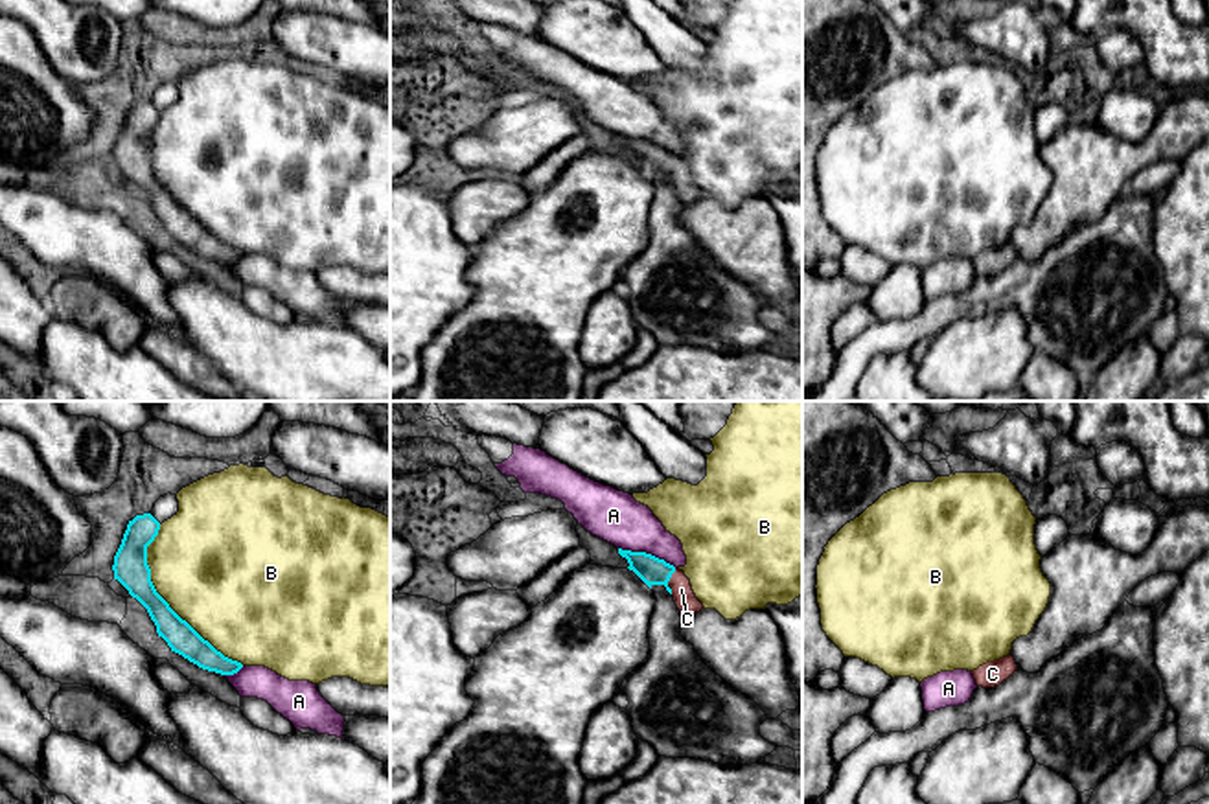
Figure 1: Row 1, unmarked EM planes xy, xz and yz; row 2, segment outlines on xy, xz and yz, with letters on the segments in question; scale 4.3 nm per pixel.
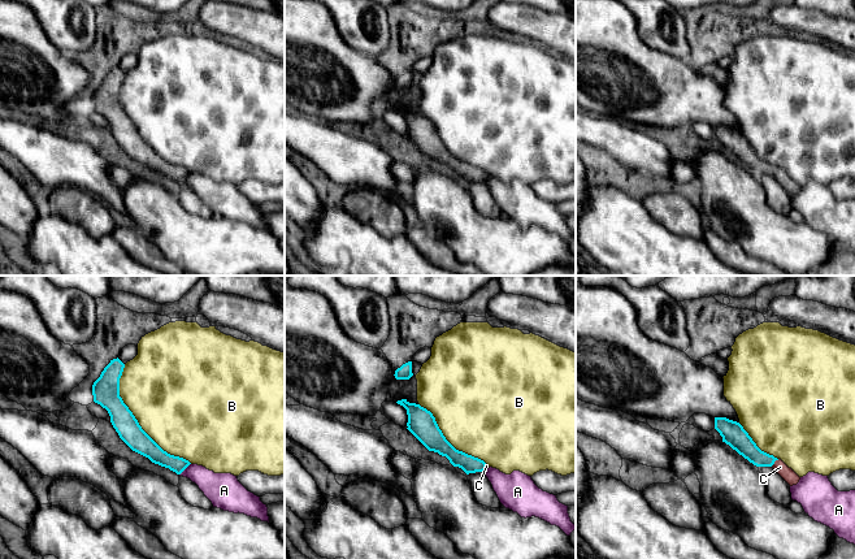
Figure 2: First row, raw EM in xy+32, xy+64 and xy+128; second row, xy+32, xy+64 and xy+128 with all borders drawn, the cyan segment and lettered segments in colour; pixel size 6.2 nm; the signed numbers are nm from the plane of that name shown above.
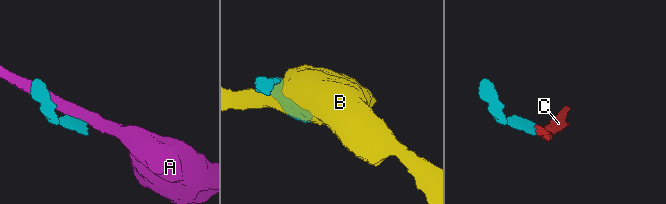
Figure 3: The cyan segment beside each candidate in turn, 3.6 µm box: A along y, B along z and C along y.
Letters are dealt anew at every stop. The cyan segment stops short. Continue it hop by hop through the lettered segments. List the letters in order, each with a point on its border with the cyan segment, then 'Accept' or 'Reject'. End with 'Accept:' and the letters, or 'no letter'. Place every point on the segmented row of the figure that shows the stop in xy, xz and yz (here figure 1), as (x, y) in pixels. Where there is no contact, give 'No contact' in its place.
A: Touches cyan at xz (648, 554). Reject
B: Touches cyan at xy (166, 602). Reject
C: Touches cyan at xz (668, 580). Accept
Accept: C

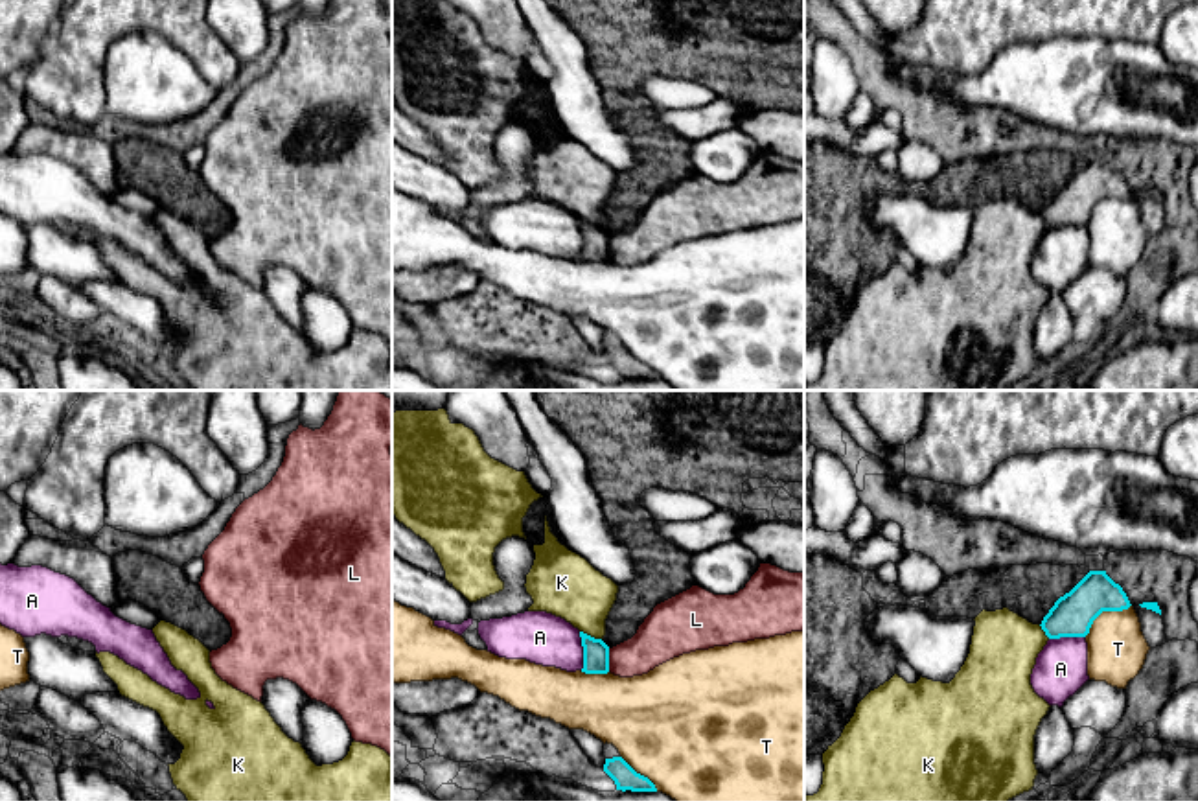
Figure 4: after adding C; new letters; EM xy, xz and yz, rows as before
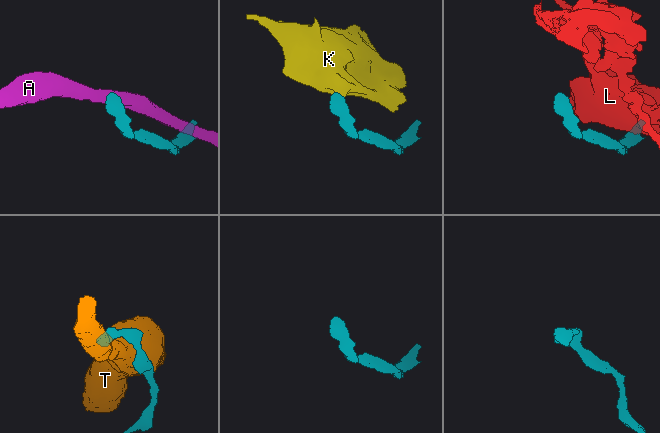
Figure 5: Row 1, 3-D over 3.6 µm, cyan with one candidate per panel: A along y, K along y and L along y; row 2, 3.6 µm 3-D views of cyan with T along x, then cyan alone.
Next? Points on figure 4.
A: Touches cyan at xz (584, 650). Reject
K: Touches cyan at xz (589, 636). Reject
L: Touches cyan at xz (608, 660). Reject
T: Touches cyan at yz (1105, 610). Reject
Accept: no letter

